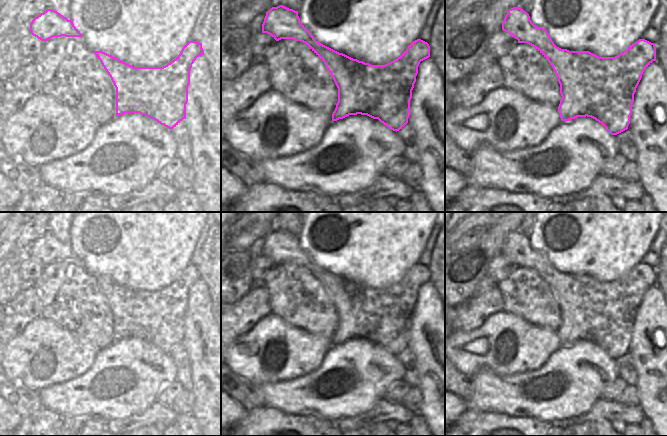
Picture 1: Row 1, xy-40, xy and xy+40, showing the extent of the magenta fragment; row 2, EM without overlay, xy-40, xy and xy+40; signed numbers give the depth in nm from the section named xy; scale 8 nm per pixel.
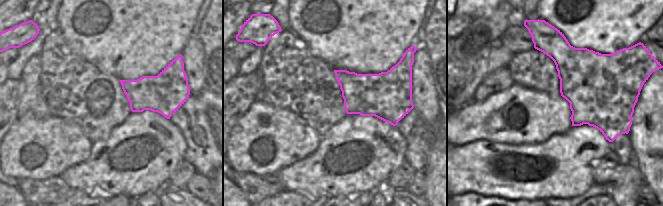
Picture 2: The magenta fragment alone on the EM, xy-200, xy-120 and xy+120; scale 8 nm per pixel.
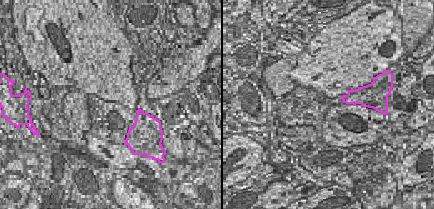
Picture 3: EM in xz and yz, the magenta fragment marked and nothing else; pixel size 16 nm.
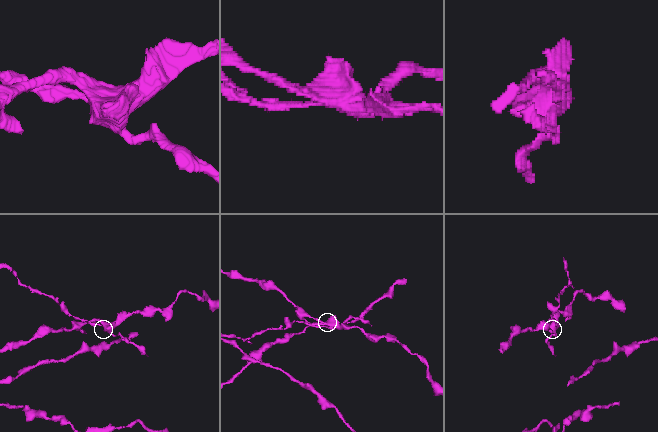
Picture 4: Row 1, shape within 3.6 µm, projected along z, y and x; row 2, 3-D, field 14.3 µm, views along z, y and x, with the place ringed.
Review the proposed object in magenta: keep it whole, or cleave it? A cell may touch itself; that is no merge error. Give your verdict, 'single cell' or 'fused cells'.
fused cells

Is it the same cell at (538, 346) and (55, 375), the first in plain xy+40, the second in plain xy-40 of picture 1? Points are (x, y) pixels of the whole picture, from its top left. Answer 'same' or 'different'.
same

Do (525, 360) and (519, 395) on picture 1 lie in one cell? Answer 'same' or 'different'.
different

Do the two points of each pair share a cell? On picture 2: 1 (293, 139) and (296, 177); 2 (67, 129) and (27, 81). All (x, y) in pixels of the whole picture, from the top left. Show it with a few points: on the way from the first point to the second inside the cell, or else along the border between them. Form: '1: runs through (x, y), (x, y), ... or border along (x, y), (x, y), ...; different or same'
1: border along (315, 149), (310, 155), (283, 167), (275, 175); different
2: border along (26, 112), (33, 113), (39, 119), (51, 115); different

